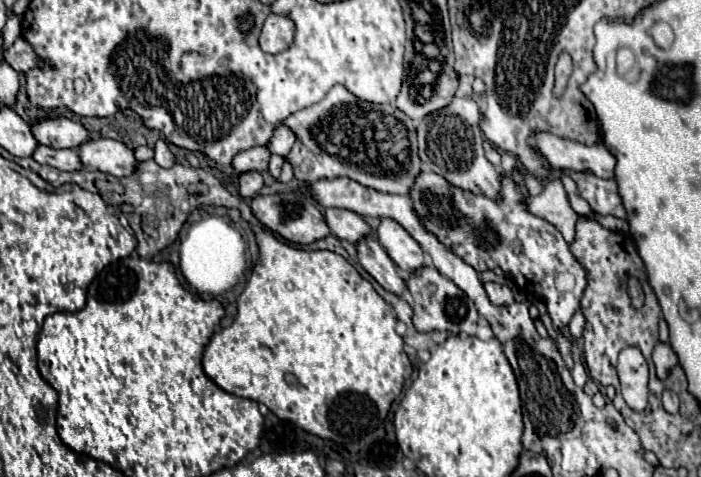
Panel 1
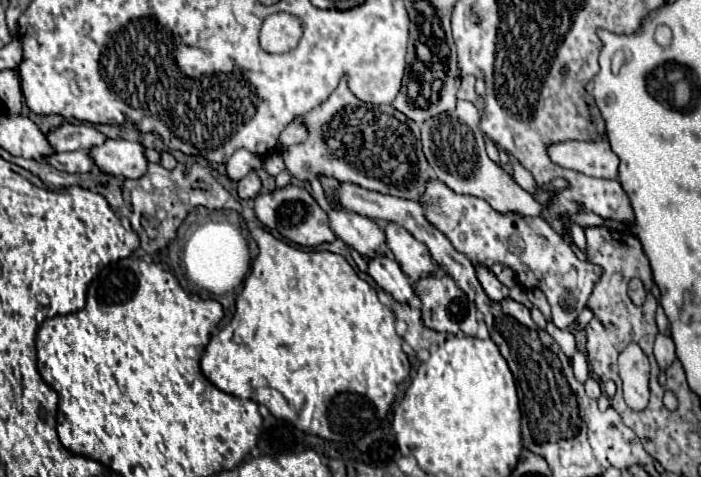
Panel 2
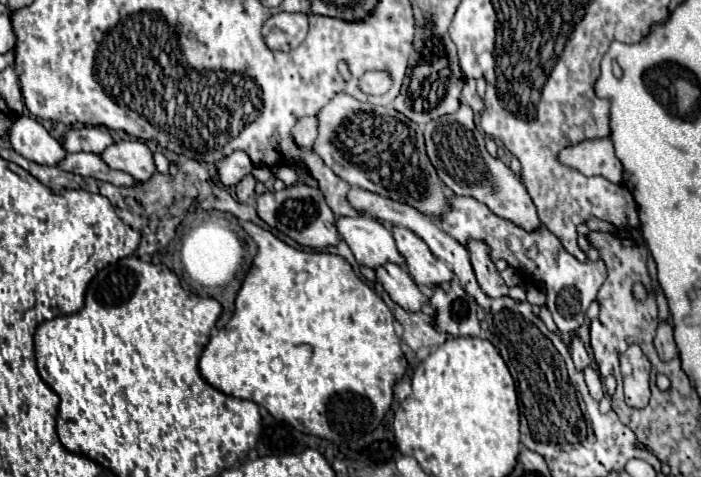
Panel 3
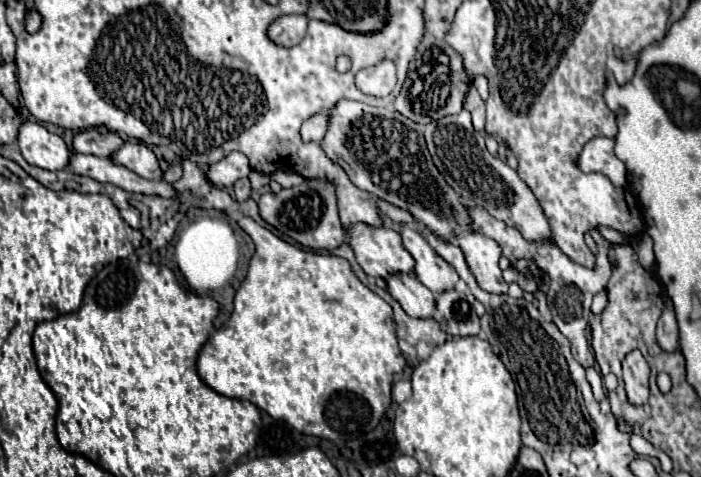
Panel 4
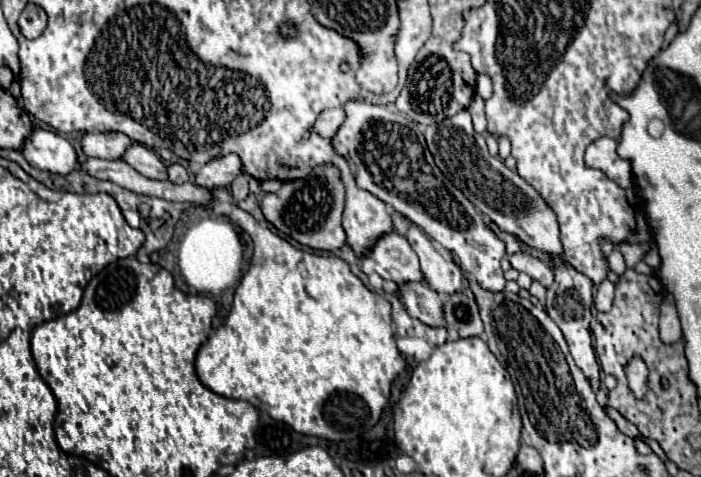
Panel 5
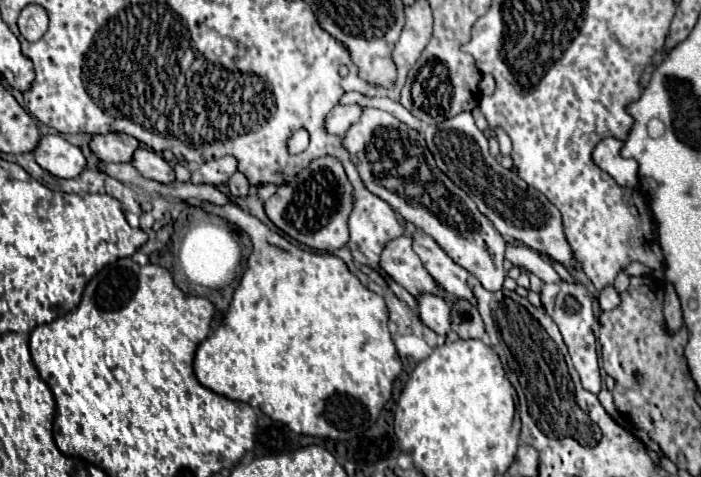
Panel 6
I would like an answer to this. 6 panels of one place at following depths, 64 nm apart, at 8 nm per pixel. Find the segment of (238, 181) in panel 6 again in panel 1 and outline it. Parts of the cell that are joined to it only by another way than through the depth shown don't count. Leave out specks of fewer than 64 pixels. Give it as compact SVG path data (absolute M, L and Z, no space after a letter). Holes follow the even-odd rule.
M244 172L240 174L240 194L244 198L254 198L262 190L262 176L260 172Z

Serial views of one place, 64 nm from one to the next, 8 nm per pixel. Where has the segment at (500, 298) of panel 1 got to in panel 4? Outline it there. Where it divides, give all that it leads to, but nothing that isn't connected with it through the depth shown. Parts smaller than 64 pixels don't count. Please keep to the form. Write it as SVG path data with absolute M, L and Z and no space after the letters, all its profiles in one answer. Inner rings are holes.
M340 100L328 110L328 130L322 138L322 150L332 162L342 162L344 172L356 188L368 190L372 196L408 210L434 234L440 234L446 242L456 242L464 250L466 262L482 290L490 294L508 292L508 284L504 282L498 266L502 256L500 246L482 234L472 234L470 226L460 234L460 218L464 218L464 210L460 210L460 206L464 204L436 170L420 124L404 118L394 108L376 108L364 102Z

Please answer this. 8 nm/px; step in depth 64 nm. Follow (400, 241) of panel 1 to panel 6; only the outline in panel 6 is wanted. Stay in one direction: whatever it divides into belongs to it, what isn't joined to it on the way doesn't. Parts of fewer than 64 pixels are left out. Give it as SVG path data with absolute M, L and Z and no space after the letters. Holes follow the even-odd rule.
M424 232L412 236L412 248L420 256L424 268L434 278L434 282L448 294L472 300L472 290L468 284L470 272L458 266L438 244Z

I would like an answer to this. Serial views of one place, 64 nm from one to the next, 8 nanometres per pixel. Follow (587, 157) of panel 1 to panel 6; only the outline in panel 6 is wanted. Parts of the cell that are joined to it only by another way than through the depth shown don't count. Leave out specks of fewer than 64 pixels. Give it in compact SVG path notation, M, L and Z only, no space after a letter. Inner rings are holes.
M604 138L596 144L592 150L592 160L596 166L600 166L604 172L608 172L620 186L624 188L636 188L638 186L638 168L632 158L620 156L620 146L624 142L616 138Z

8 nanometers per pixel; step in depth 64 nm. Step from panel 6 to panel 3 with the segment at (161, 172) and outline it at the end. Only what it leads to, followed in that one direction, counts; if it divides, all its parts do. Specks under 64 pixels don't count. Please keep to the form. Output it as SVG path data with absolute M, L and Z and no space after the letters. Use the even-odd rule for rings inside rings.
M118 140L118 142L110 144L100 154L100 158L112 170L122 170L122 172L130 174L138 182L148 180L156 172L152 152L140 140Z

